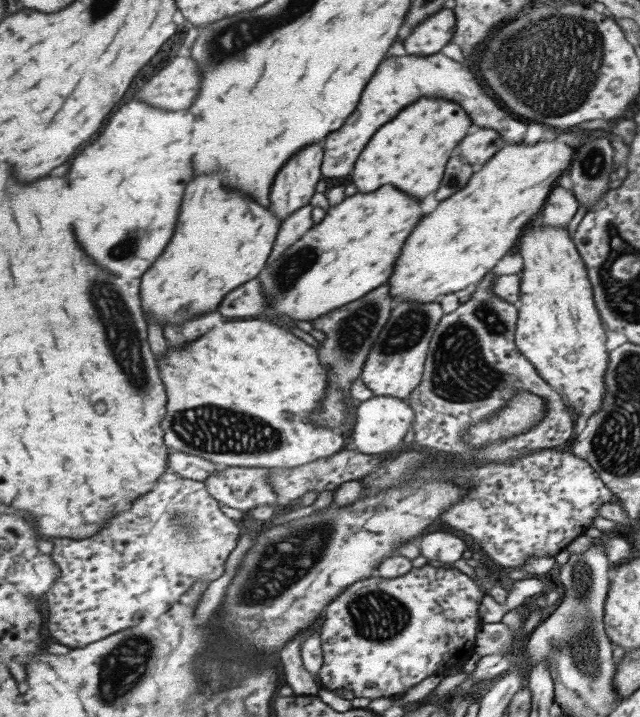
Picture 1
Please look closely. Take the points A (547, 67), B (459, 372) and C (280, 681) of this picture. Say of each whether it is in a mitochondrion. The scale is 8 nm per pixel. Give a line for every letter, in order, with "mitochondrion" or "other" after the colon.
A: mitochondrion
B: mitochondrion
C: other

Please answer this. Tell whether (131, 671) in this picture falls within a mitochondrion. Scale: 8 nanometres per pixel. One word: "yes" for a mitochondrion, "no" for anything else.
yes

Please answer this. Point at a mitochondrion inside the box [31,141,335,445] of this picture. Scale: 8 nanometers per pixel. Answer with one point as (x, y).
(121, 331)

